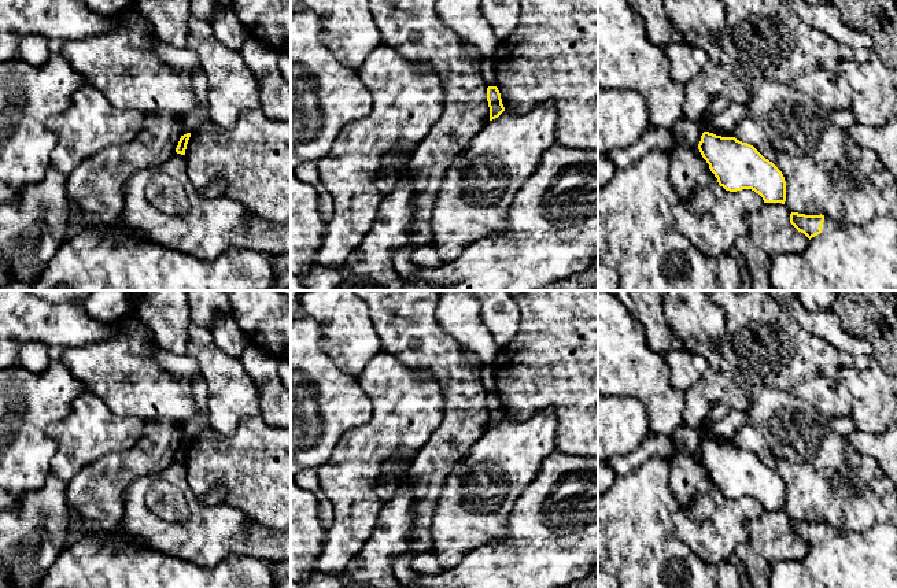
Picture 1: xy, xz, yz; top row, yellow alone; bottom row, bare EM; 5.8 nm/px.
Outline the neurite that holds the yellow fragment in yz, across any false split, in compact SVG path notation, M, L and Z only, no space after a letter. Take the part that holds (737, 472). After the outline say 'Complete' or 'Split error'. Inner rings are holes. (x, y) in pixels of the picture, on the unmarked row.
M704 439L698 456L726 498L752 496L764 510L785 511L786 488L782 478L753 452Z. Complete

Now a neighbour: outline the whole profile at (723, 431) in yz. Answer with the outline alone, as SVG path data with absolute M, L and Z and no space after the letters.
M730 410L717 422L710 424L705 430L699 430L701 439L709 439L721 444L732 444L735 432L746 422L745 411Z

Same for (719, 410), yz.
M715 403L709 414L702 421L699 430L705 430L710 424L720 421L730 413L730 408L721 403Z

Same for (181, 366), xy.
M158 344L152 345L154 359L177 380L193 380L200 374L198 362L191 355L174 355L162 350Z

